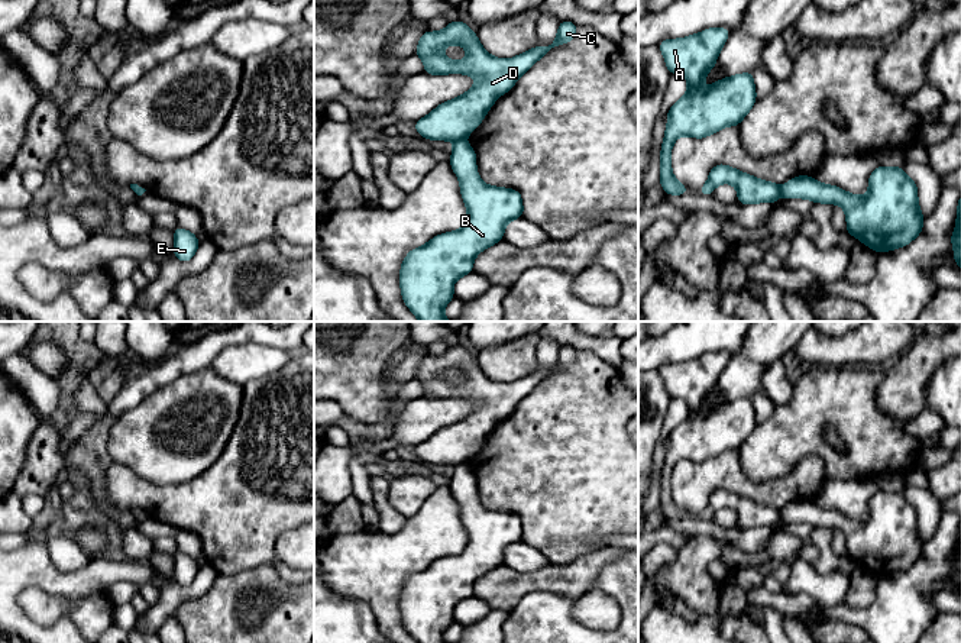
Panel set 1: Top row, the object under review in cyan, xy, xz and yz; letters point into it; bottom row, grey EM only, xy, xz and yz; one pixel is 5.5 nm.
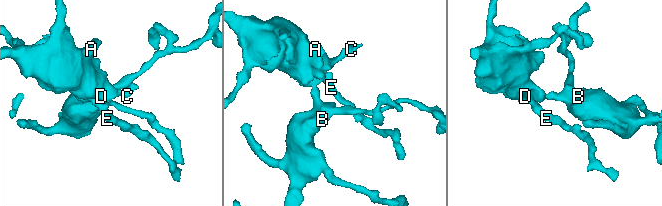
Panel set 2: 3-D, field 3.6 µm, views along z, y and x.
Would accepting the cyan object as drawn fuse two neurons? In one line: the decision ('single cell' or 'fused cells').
fused cells

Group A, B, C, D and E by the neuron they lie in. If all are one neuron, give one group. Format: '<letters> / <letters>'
A C D E / B

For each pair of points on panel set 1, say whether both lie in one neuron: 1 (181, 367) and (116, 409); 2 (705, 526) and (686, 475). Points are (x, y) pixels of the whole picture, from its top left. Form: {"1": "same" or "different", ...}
{"1": "same", "2": "different"}

